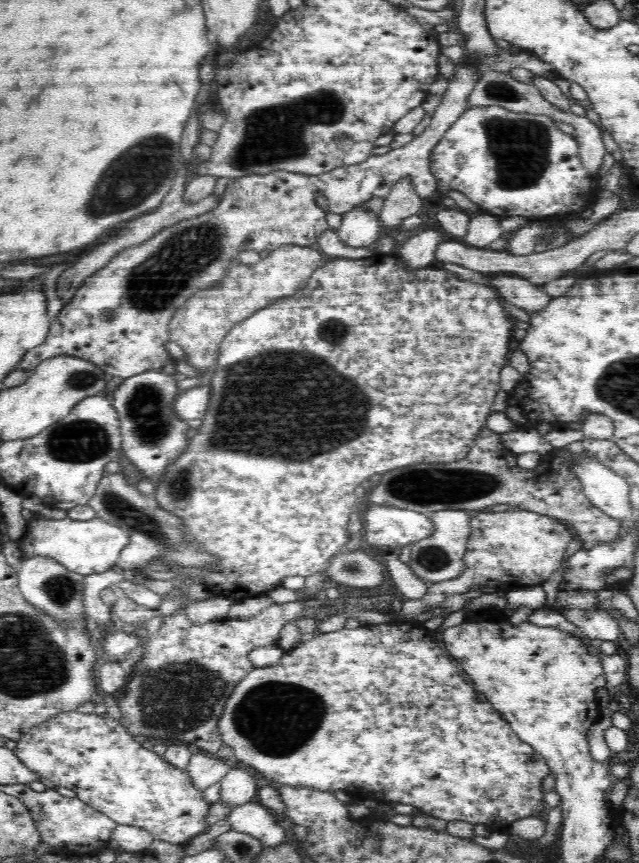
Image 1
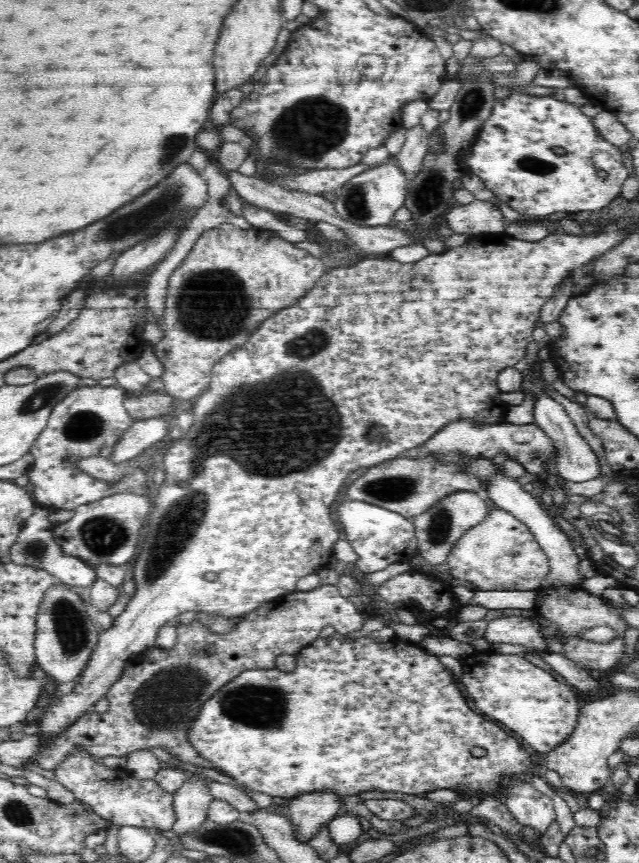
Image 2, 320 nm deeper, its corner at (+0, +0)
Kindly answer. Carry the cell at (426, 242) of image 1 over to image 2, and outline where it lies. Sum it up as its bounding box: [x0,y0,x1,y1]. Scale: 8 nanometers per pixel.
[444,200,510,235]

